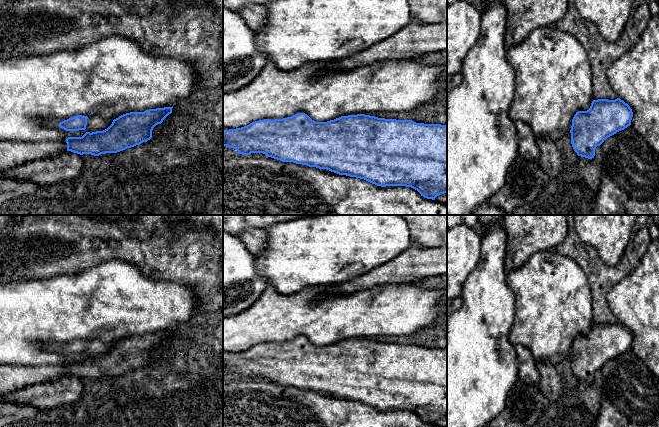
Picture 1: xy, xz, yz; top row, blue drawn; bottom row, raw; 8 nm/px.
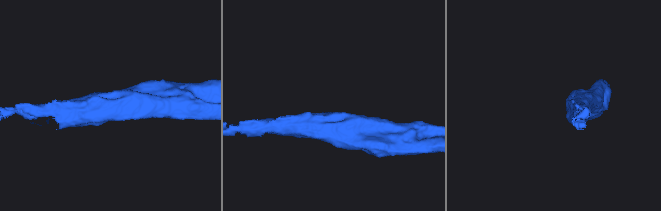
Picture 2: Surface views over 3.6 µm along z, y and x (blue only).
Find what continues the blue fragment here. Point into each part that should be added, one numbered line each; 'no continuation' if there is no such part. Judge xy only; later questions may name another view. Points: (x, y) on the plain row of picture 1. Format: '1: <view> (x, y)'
no continuation

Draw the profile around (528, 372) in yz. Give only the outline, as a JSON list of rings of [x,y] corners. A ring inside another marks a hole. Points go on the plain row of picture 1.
[[[515,345],[517,357],[518,378],[520,381],[532,385],[538,385],[540,374],[537,368],[537,362],[534,360],[530,350],[523,345]]]

